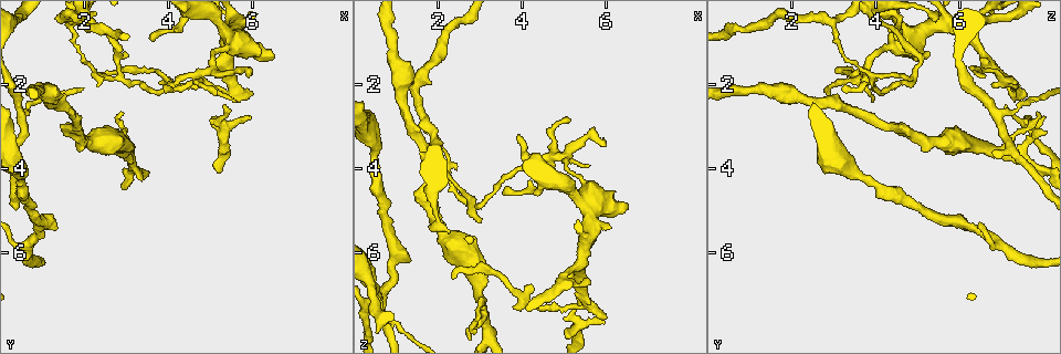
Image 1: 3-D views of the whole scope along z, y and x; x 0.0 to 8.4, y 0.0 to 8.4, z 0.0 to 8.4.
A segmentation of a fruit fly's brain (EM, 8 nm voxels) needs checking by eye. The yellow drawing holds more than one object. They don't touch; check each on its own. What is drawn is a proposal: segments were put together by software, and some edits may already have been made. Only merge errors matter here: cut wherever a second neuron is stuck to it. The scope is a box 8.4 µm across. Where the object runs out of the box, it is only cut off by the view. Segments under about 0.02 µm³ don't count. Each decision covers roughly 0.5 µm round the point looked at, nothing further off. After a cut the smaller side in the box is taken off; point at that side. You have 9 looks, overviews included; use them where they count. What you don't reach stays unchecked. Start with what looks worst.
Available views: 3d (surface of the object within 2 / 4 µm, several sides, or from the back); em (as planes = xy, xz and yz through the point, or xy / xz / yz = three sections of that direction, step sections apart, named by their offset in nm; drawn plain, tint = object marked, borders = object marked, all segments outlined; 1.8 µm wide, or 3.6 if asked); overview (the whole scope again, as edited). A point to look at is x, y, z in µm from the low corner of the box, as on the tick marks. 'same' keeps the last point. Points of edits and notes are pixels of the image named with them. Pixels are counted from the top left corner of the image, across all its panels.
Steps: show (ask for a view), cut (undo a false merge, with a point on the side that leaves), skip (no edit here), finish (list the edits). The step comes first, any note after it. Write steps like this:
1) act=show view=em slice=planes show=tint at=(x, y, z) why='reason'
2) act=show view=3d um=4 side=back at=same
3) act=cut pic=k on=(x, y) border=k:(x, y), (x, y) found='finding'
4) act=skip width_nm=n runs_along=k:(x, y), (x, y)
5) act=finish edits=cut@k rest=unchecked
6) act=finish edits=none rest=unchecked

act=show view=3d um=2 at=(0.60, 5.80, 6.95) why='side arm on a straight run'

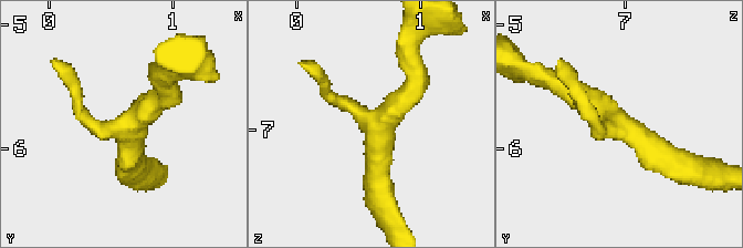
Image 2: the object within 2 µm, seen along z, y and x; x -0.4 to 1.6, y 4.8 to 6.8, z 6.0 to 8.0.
act=show view=em slice=planes show=tint at=(0.64, 5.84, 7.00) why='shape alone is not enough'

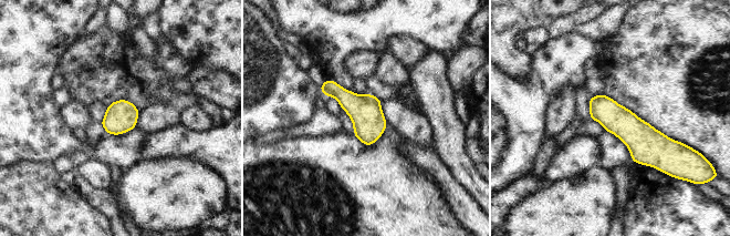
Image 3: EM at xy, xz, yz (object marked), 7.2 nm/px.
act=skip width_nm=220 found='continuous, no second neuron'

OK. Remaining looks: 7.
act=show view=3d um=2 at=(2.95, 1.85, 4.90) why='a fork'

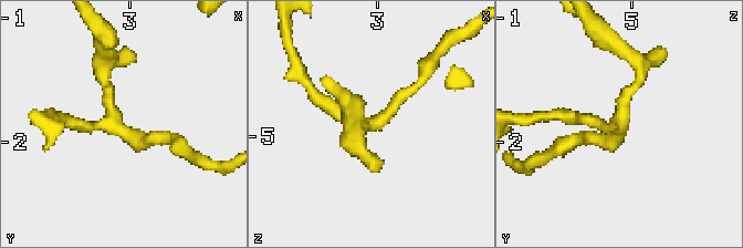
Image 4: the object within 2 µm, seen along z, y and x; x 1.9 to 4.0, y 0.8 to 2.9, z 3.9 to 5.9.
act=show view=em slice=planes show=borders at=(2.90, 1.84, 4.92)

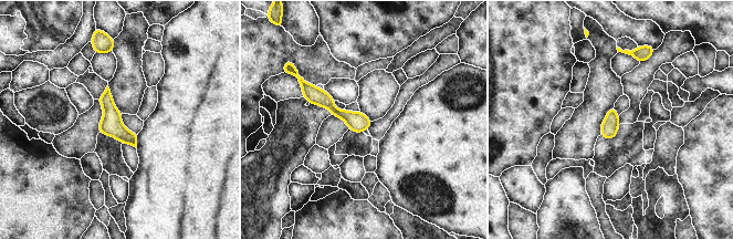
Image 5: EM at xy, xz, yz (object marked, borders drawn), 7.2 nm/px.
act=skip width_nm=130 runs_along=5:(307, 90), (337, 113), (367, 124) found='one neuron here'

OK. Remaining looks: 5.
act=show view=3d um=2 at=(3.05, 3.70, 7.25) why='branch point'

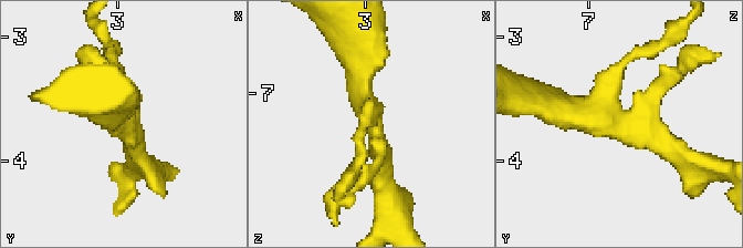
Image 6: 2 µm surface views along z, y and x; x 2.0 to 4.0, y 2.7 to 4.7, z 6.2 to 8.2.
act=show view=em slice=xz step=4 show=tint at=(3.04, 3.66, 7.22) why='shape alone is not enough'

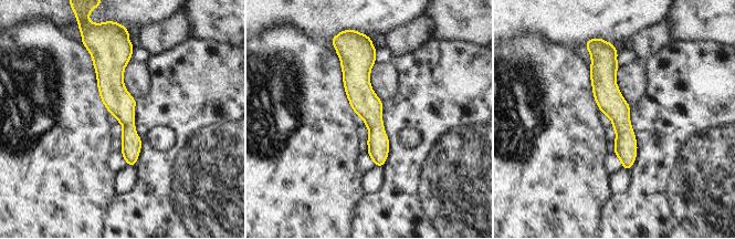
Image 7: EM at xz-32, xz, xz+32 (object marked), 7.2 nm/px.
act=show view=em slice=planes show=tint at=same why='another direction'

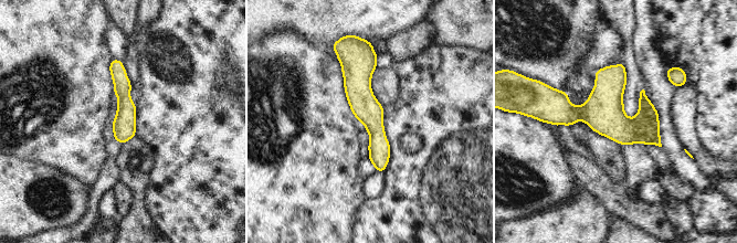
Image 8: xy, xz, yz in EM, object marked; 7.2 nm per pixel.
act=skip width_nm=180 runs_along=8:(365, 54), (362, 104), (381, 168) found='all the same neuron'

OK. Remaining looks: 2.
act=show view=em slice=planes show=tint at=(1.90, 1.30, 3.20) why='closes a loop'

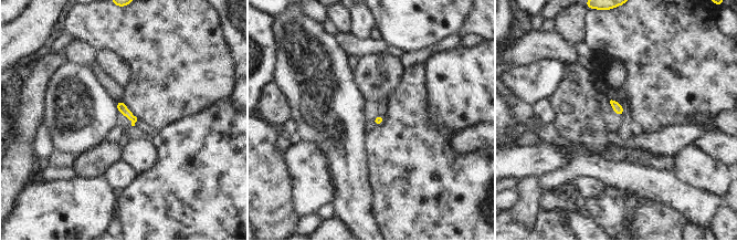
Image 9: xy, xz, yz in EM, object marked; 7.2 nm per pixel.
act=skip width_nm=70 found='one neuron here'

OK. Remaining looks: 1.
act=finish edits=none rest=unchecked

